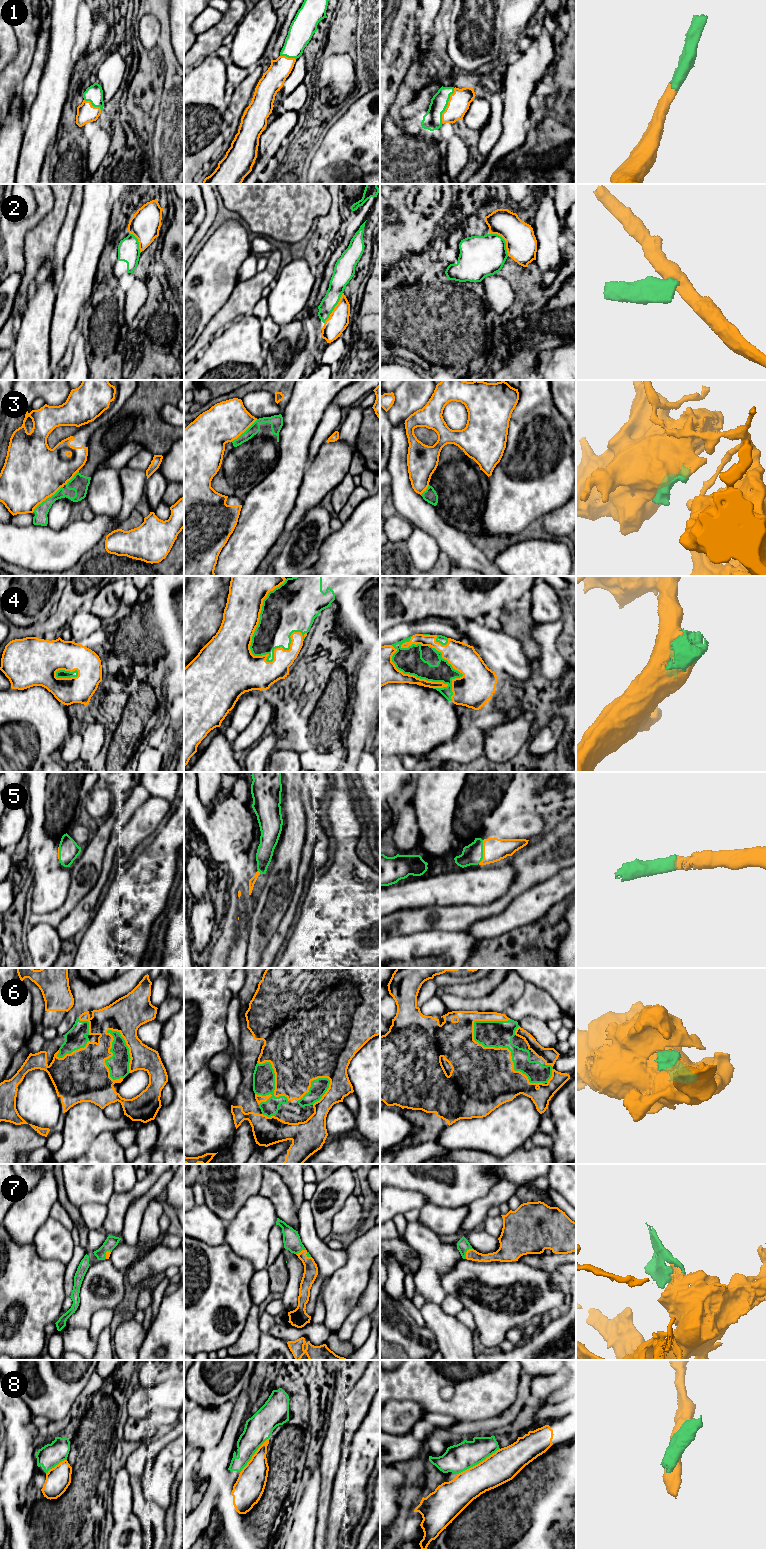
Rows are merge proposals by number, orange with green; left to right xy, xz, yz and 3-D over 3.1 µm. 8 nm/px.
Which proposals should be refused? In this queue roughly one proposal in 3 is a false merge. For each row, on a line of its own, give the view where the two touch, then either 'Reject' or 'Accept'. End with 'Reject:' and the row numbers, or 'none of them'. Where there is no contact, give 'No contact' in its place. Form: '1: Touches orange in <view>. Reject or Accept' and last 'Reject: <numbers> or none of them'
1: Touches orange in yz. Accept
2: Touches orange in yz. Reject
3: Touches orange in xy. Reject
4: Touches orange in xz. Accept
5: Touches orange in yz. Accept
6: Touches orange in yz. Accept
7: Touches orange in yz. Accept
8: Touches orange in yz. Reject
Reject: 2, 3, 8

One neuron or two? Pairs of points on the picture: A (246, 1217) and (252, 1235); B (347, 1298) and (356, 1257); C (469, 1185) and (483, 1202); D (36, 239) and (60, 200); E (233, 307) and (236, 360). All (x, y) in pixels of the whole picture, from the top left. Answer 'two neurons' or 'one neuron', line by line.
A: one neuron
B: one neuron
C: two neurons
D: one neuron
E: two neurons

